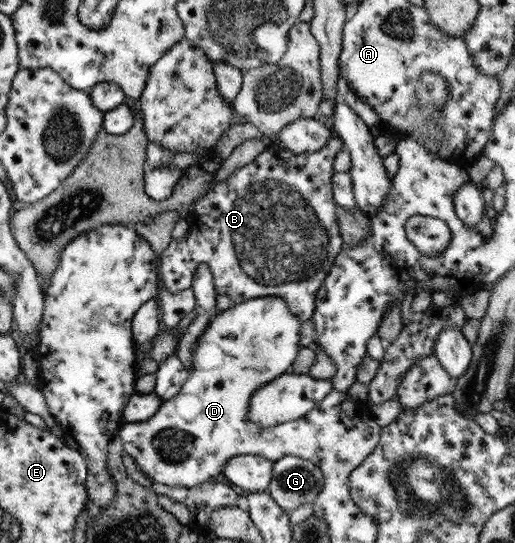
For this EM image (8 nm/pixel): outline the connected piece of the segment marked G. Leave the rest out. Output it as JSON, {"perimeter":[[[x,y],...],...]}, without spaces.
{"perimeter":[[[287,455],[274,462],[272,480],[267,489],[276,504],[281,506],[284,512],[289,513],[304,503],[313,504],[315,498],[322,491],[323,483],[323,472],[318,466],[301,457]]]}

